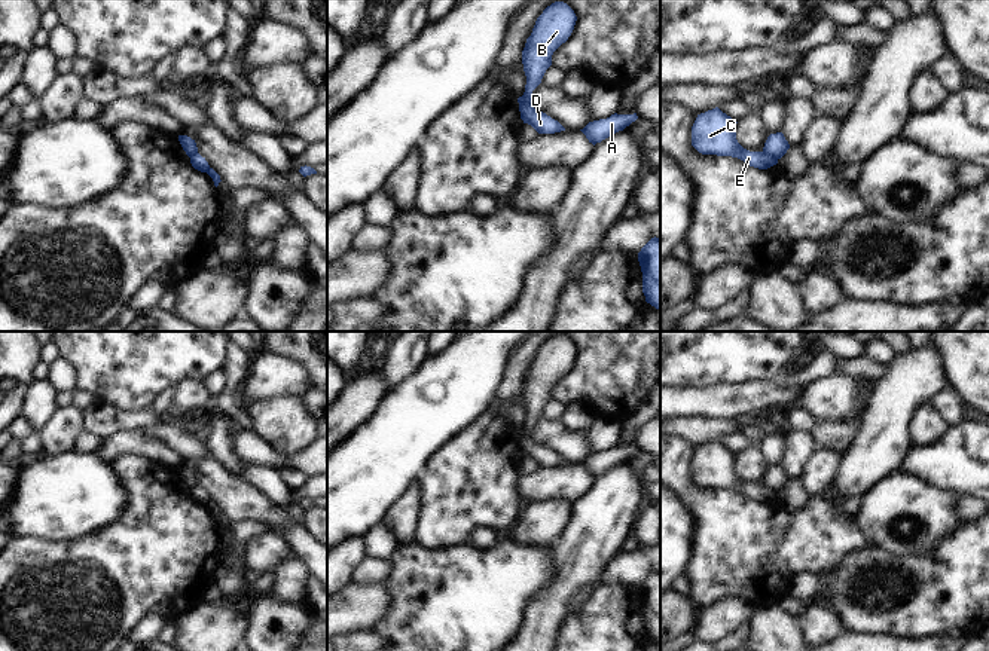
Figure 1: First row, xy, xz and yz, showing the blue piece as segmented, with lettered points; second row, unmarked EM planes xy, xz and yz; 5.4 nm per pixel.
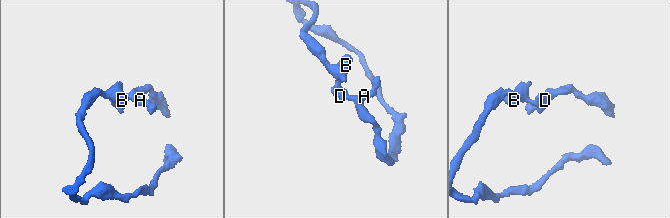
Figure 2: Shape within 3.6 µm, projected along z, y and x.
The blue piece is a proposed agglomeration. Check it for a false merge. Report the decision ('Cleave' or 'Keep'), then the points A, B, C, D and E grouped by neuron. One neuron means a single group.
Cleave. Groups: A D / B C E

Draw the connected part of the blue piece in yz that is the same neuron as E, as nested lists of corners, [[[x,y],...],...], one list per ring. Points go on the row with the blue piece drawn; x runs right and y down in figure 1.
[[[718,107],[698,114],[692,126],[692,146],[702,155],[732,156],[750,166],[767,169],[778,159],[764,152],[750,152],[736,140],[736,120]]]

